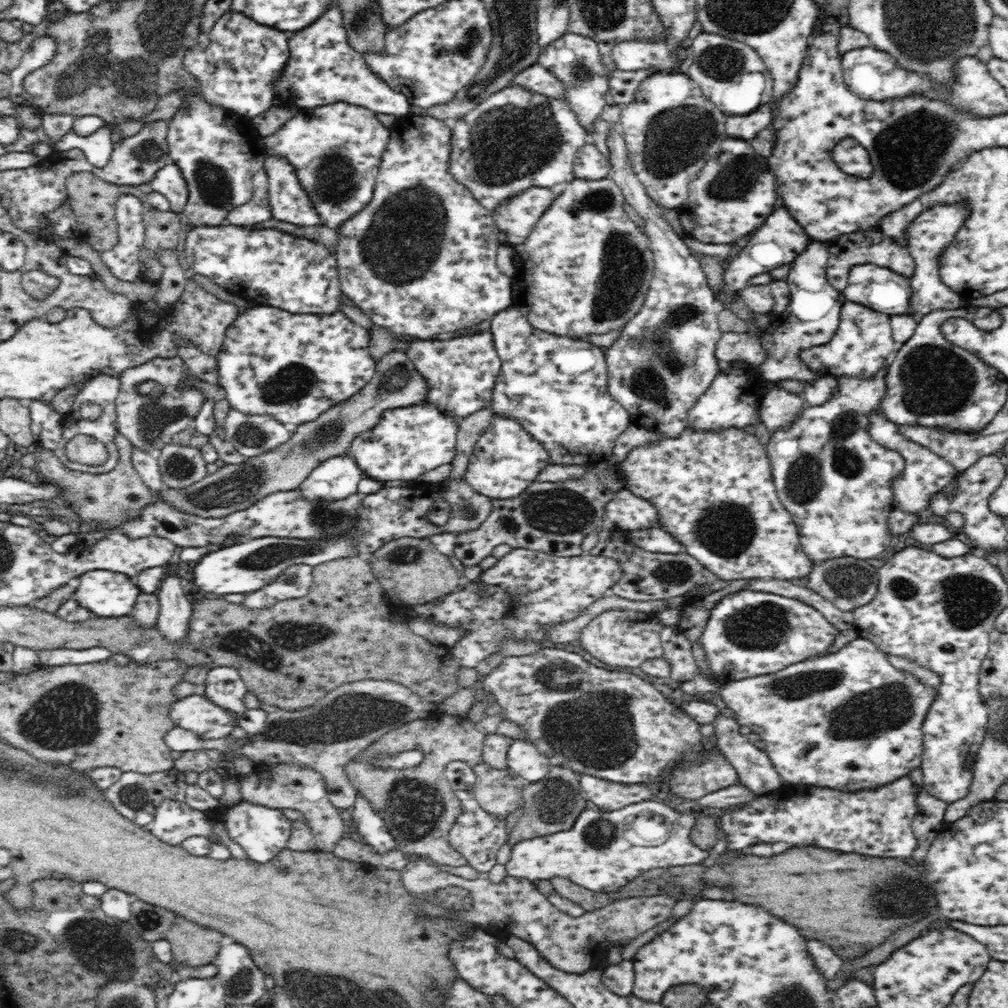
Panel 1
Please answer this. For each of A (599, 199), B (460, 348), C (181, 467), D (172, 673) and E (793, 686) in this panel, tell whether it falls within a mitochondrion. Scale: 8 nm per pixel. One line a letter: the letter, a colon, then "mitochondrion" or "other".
A: mitochondrion
B: other
C: mitochondrion
D: other
E: mitochondrion

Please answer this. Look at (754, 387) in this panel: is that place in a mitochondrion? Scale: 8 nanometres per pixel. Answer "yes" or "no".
no

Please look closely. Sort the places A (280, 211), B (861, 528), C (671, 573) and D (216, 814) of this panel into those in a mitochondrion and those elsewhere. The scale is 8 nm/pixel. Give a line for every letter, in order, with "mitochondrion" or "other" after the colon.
A: other
B: other
C: mitochondrion
D: other

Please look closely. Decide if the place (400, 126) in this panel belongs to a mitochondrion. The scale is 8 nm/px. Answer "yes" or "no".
no

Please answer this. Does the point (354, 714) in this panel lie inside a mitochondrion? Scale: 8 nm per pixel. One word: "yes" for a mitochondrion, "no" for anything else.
yes

